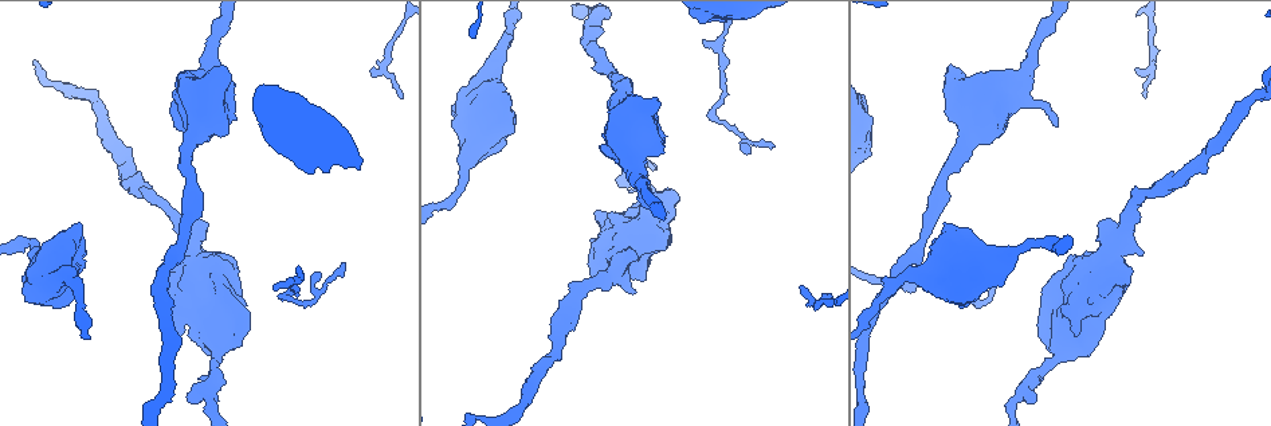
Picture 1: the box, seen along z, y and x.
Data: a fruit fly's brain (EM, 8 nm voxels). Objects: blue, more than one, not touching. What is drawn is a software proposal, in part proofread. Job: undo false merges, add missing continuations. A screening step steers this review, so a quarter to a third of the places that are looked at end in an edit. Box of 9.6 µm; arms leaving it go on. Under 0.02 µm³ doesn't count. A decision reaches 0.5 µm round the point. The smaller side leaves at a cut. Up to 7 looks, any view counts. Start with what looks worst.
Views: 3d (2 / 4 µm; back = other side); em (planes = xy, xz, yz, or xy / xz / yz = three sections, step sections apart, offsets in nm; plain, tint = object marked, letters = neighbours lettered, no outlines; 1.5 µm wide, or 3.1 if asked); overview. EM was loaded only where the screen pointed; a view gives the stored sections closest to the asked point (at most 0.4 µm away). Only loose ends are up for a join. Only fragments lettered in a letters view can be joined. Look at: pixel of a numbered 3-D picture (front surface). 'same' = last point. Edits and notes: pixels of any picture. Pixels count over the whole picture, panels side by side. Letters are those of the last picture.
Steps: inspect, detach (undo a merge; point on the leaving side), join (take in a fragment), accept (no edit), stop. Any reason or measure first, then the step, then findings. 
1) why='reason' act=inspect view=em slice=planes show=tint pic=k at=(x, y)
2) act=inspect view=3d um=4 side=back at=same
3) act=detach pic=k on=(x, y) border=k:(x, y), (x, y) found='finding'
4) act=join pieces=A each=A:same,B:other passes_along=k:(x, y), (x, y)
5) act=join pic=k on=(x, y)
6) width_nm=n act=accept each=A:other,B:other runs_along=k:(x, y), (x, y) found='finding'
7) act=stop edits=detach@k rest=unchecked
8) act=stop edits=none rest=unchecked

why='sharp bend' act=inspect view=3d um=2 pic=1 at=(741, 132)

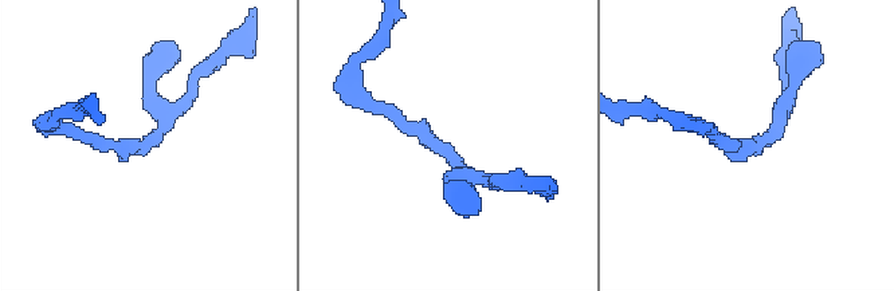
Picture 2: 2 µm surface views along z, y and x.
why='need the tissue' act=inspect view=em slice=planes show=letters pic=2 at=(443, 148)

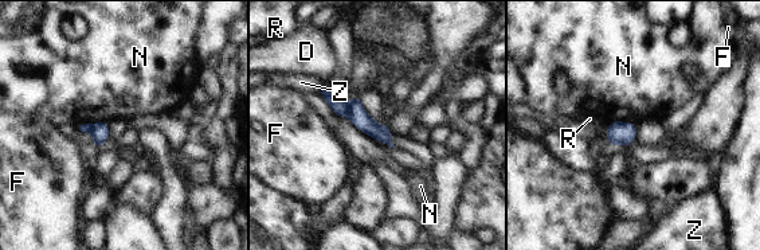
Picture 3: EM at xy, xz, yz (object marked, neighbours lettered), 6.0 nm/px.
longest_contact=N:190nm act=detach pic=3 on=(356, 113) each=D:other,F:other,N:other,R:other,Z:other border=3:(347, 105), (348, 114) found='a second cell is stuck on'

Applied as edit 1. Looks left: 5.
why='see it whole again' act=inspect view=overview

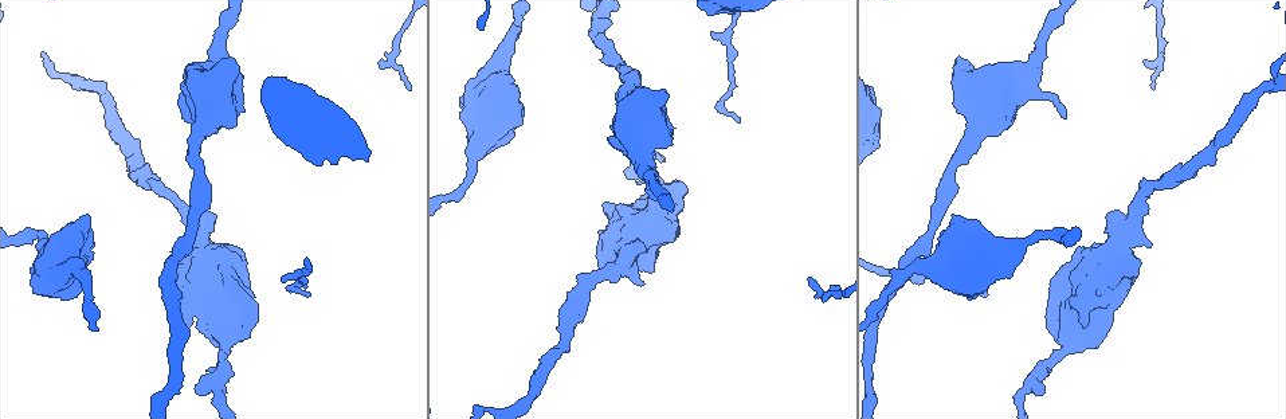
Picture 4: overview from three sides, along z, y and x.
why='arms part here' act=inspect view=3d um=2 pic=4 at=(218, 378)

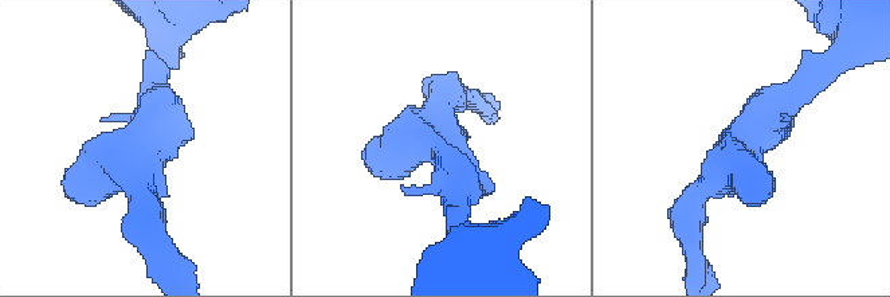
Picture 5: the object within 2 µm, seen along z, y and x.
why='shape alone is not enough' act=inspect view=em slice=yz step=4 show=letters pic=5 at=(748, 151)

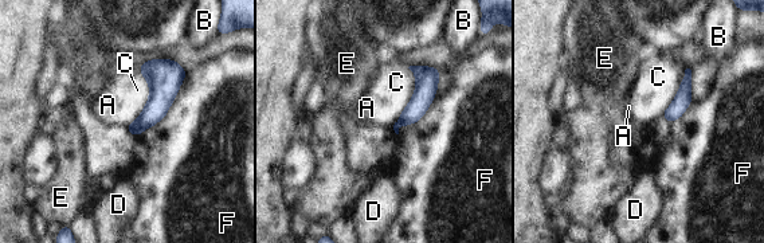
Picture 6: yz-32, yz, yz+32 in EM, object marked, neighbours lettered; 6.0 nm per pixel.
why='cut it another way' act=inspect view=em slice=planes show=letters at=same

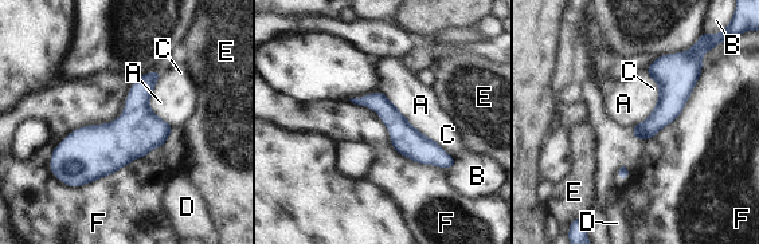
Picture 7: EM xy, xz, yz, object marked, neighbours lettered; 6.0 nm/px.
width_nm=140 act=accept each=A:other,B:other,C:other,D:other,E:other,F:other runs_along=7:(358, 101), (375, 101), (449, 164) found='one cell here'

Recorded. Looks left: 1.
act=stop edits=detach@3 rest=unchecked

